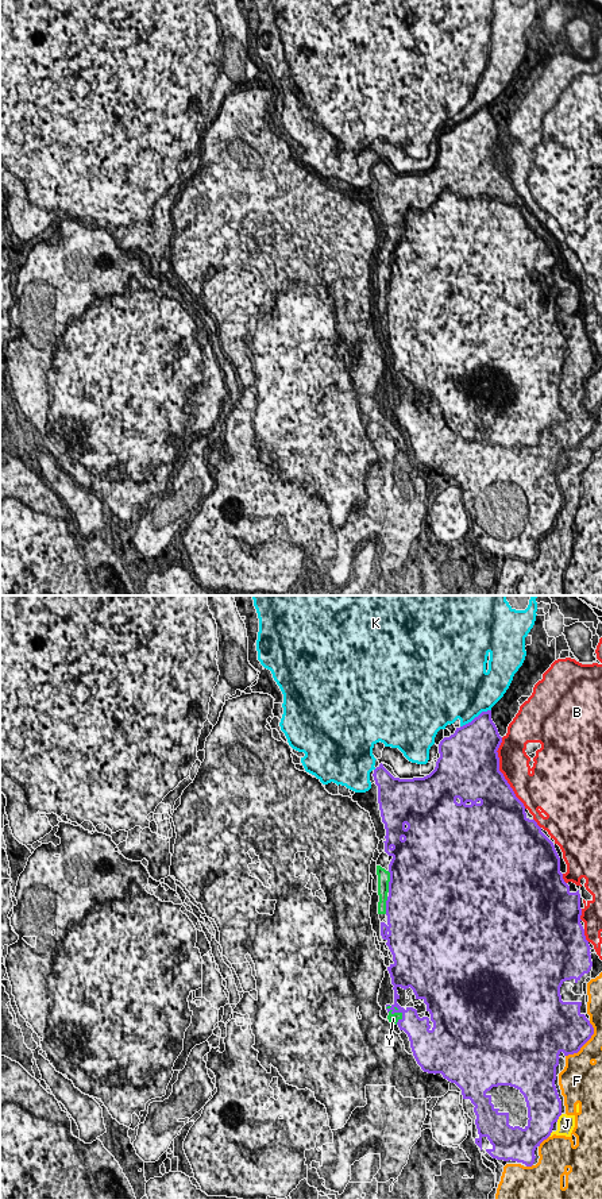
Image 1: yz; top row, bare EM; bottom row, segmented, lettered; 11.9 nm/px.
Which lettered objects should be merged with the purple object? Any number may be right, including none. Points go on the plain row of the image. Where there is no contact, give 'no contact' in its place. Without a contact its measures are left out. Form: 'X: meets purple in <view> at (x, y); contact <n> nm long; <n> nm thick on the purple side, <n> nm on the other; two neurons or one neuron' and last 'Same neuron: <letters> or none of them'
B: meets purple in yz at (501, 168); contact 900 nm long; 480 nm thick on the purple side, 360 nm on the other; two neurons
F: meets purple in yz at (543, 535); contact 190 nm long; 340 nm thick on the purple side, 420 nm on the other; two neurons
J: meets purple in yz at (558, 513); contact 120 nm long; 420 nm thick on the purple side, 220 nm on the other; two neurons
K: meets purple in yz at (475, 112); contact 420 nm long; 440 nm thick on the purple side, 480 nm on the other; two neurons
Y: meets purple in yz at (400, 407); contact 260 nm long; 260 nm thick on the purple side, 130 nm on the other; one neuron
Same neuron: Y

